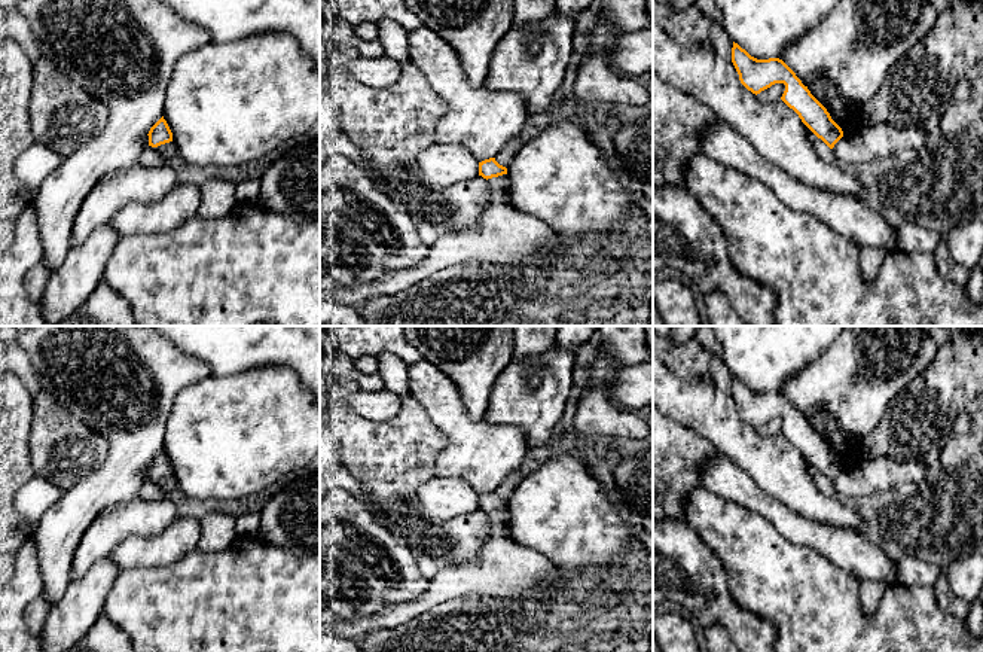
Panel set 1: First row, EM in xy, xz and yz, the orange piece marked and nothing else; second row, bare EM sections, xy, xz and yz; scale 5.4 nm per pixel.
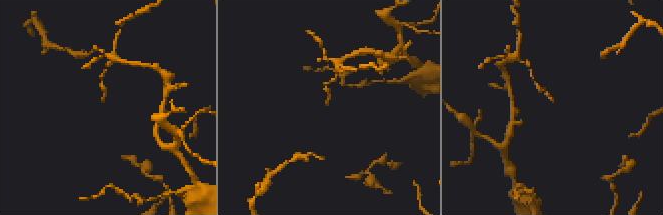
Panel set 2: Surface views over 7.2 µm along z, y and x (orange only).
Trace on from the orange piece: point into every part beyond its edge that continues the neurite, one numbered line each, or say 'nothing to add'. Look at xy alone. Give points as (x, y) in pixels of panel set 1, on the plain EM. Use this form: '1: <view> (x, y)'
nothing to add

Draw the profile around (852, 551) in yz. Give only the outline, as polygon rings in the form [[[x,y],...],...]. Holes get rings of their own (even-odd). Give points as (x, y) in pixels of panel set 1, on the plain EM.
[[[723,454],[708,461],[700,475],[700,485],[760,514],[784,539],[822,554],[860,581],[882,581],[888,587],[903,584],[897,563],[863,533],[803,517],[761,490],[745,470]]]

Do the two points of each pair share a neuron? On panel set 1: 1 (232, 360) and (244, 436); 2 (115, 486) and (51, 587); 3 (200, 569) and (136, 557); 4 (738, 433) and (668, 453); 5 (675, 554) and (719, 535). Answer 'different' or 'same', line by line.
1: different
2: same
3: different
4: different
5: different

